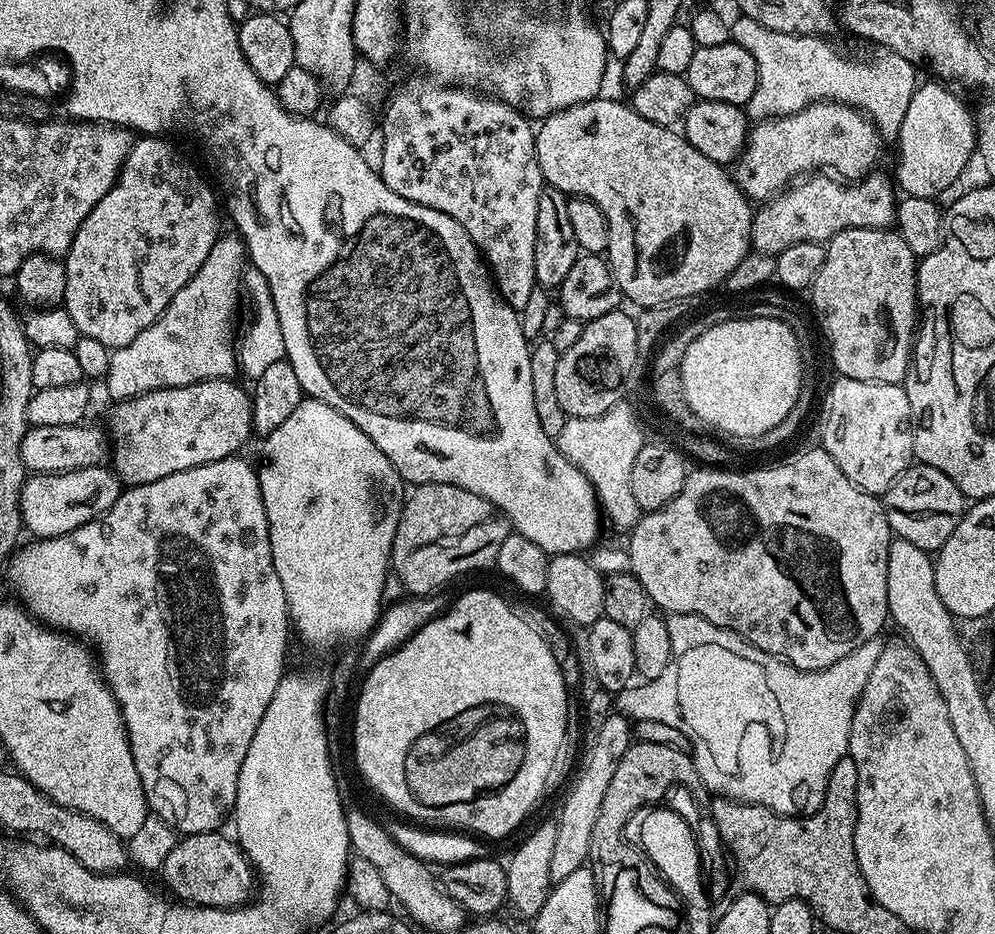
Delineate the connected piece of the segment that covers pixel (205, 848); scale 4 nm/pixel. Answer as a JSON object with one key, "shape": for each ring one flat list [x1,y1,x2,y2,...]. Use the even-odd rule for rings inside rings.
{"shape":[[217,830,181,835,174,850,166,854,166,862,160,867,159,875,164,876,164,884,169,888,167,891,177,901,201,908,235,908,253,895,253,867,239,843,231,835,223,836,222,833]]}

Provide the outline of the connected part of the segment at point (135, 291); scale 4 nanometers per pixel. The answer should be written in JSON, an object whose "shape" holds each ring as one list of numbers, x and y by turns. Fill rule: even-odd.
{"shape":[[144,134,133,143,132,149,126,154,124,164,120,167,120,173,114,186,108,191,106,198,102,198,102,202,98,202,94,206,94,210,90,210,90,214,86,214,82,226,78,226,78,234,74,234,74,242,70,246,67,256,62,260,66,274,66,290,62,306,70,314,70,318,74,318,74,326,81,336,95,338,109,350,126,346,126,342,134,342,134,338,138,338,138,334,142,334,142,330,146,330,146,326,150,326,164,313,166,306,170,306,174,294,178,294,178,290,182,290,182,286,186,286,186,282,190,282,190,278,194,278,194,274,198,274,202,262,206,262,206,254,210,254,214,242,222,232,220,216,216,213,216,196,212,193,211,186,200,177,199,170,190,161,180,160,179,150,168,140,171,139,161,138,156,134]]}

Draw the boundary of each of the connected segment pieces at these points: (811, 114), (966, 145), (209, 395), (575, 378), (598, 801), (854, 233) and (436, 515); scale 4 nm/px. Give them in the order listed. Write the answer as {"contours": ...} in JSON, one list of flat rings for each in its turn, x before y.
{"contours":[[[822,100,819,104,808,104,789,116,774,116,753,123,744,150,735,161,734,179,749,201,767,202,773,196,780,195,797,178,813,170,831,170,837,177,848,182,863,180,879,165,876,163,879,162,880,151,884,147,886,147,884,137,881,136,871,118,859,108,851,108,848,104,836,104,832,100]],[[932,82,936,84,924,84,921,83,917,87,916,92,910,98,910,107,906,109,906,119,902,122,902,130,898,137,898,145,900,144,900,161,896,164,896,176,894,175,895,183,898,185,899,191,903,193,904,196,913,196,914,198,936,198,939,197,939,192,944,192,964,171,968,168,968,163,971,162,972,156,974,160,974,153,978,148,978,141,976,138,976,118,973,109,968,109,968,104,959,96,956,91,953,90,947,83,944,82]],[[229,378,226,380,203,380,202,382,194,382,193,384,187,384,186,386,178,386,177,388,159,388,158,390,154,390,153,392,144,392,141,396,135,396,134,398,130,398,129,400,121,400,119,403,115,405,116,408,112,412,112,432,116,435,116,449,111,449,110,452,110,460,112,456,112,461,110,461,110,467,113,472,116,473,117,476,120,477,120,483,124,486,131,486,134,484,145,484,146,482,158,482,158,478,166,478,166,474,178,474,178,470,190,470,194,466,206,466,210,462,218,462,222,458,226,458,227,456,235,456,237,453,241,451,240,447,243,446,244,443,247,442,248,439,253,439,254,433,252,431,252,398,249,392,249,389,246,387,243,388,240,384,235,384,237,381,235,379]],[[624,310,602,314,602,318,587,321,578,342,560,353,554,386,565,416,597,416,625,399,624,387,636,368,636,358,641,355,636,323]],[[610,714,591,739,592,749,588,752,588,761,585,762,580,777,573,782,572,789,560,808,560,820,555,821,556,837,554,851,550,857,550,878,553,882,574,874,574,870,589,863,590,833,594,830,598,810,602,807,602,794,606,794,606,786,610,786,614,779,614,770,618,770,622,754,626,754,628,747,634,743,633,725,626,716]],[[847,228,838,234,834,234,826,241,824,249,824,261,818,270,818,274,812,280,810,295,812,295,812,308,820,319,820,328,828,339,828,348,832,351,832,364,837,368,839,375,845,380,861,380,862,382,874,382,875,384,899,384,903,385,910,371,912,357,914,355,914,341,918,335,918,297,916,294,916,270,918,258,906,246,906,242,900,237,899,231,887,228]],[[417,484,407,493,404,501,404,509,400,511,400,521,398,522,398,530,392,539,392,555,390,557,390,568,396,576,400,579,400,584,406,591,412,592,413,597,424,598,429,594,440,590,447,580,452,580,455,576,460,576,463,572,472,572,475,568,489,568,491,569,498,558,498,550,502,550,502,542,506,542,506,538,510,534,510,525,503,512,499,512,492,503,486,498,482,498,478,494,470,494,470,490,462,490,462,486,454,486,453,484]]]}

